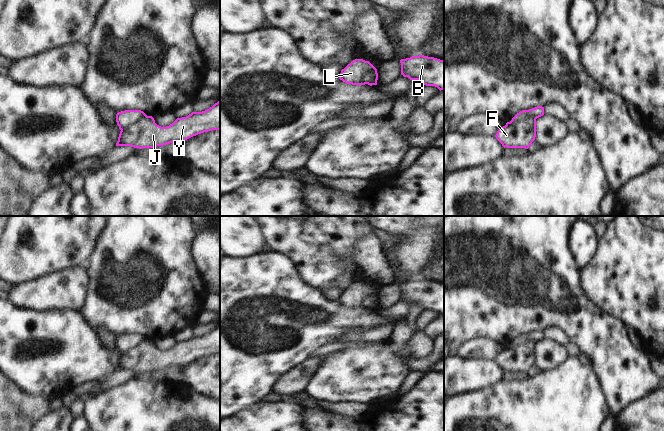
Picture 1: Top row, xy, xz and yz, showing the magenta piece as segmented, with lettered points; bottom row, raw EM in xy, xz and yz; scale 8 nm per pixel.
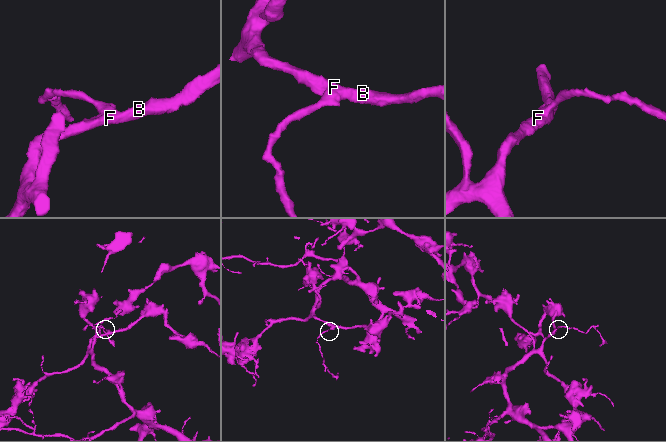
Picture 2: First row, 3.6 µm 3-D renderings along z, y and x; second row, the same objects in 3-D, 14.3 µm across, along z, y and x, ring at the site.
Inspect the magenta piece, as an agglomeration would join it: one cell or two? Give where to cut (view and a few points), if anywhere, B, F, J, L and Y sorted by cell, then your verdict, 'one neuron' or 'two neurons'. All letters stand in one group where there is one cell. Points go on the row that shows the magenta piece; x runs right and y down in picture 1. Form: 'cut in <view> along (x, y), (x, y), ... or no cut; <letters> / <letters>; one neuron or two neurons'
cut in xy along (145, 114), (121, 130); B F J Y / L; two neurons

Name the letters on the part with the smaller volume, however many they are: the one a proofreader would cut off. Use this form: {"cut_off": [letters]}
{"cut_off": ["L"]}

